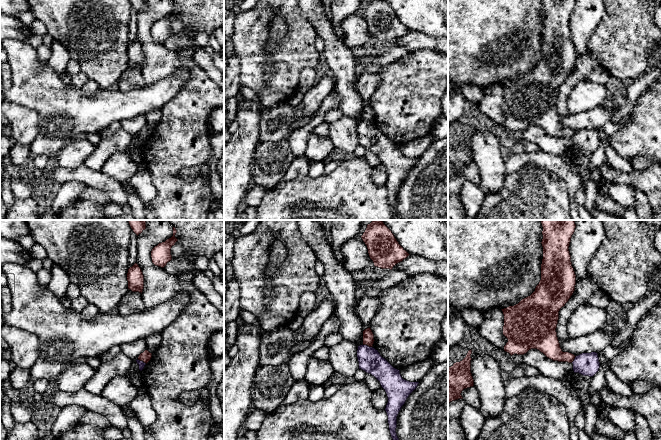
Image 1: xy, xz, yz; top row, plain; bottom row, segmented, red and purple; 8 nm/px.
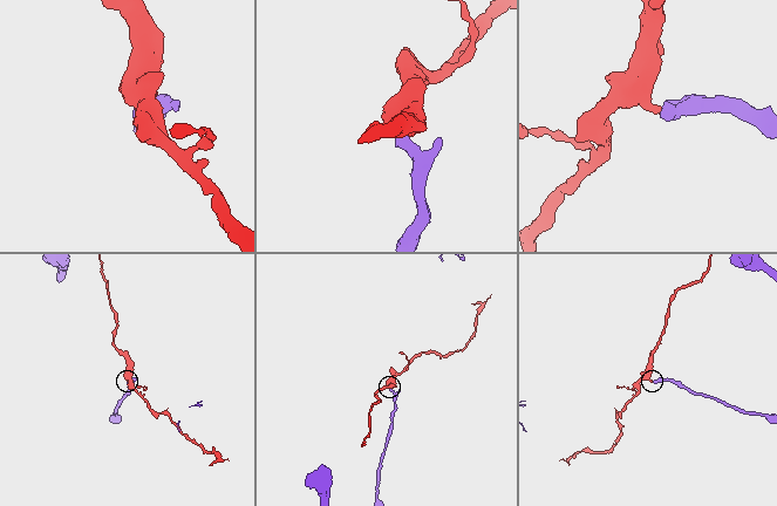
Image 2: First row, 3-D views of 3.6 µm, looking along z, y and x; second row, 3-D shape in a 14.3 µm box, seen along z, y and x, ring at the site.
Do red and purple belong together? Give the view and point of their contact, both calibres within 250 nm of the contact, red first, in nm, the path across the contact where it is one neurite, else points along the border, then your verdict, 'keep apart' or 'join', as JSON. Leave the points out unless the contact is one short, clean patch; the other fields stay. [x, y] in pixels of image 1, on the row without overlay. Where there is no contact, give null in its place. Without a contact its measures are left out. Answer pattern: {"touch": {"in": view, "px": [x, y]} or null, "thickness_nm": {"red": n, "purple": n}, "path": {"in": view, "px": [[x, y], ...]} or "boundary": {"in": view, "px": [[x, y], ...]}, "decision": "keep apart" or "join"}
{"touch": {"in": "xz", "px": [367, 121]}, "thickness_nm": {"red": 100, "purple": 190}, "path": {"in": "xz", "px": [[368, 113], [367, 121], [367, 132], [370, 136]]}, "decision": "join"}

